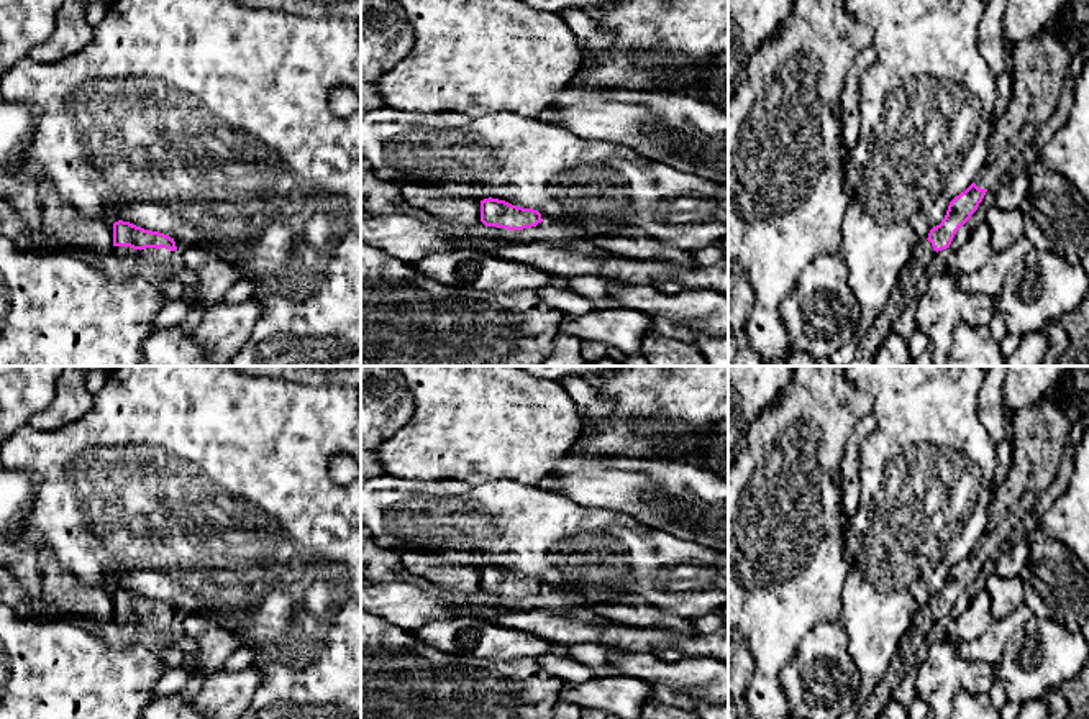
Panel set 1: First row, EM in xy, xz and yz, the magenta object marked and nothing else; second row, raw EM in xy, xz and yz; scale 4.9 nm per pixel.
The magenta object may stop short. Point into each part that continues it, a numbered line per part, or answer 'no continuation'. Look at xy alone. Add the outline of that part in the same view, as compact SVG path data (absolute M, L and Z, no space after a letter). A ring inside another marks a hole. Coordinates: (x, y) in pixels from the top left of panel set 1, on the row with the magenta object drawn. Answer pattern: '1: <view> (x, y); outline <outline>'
1: xy (164, 256); outline M115 246L113 253L120 258L128 256L141 256L146 259L154 259L166 266L166 269L172 268L175 264L174 256L175 251L166 250L166 248L144 248L144 250L133 250L130 246Z

